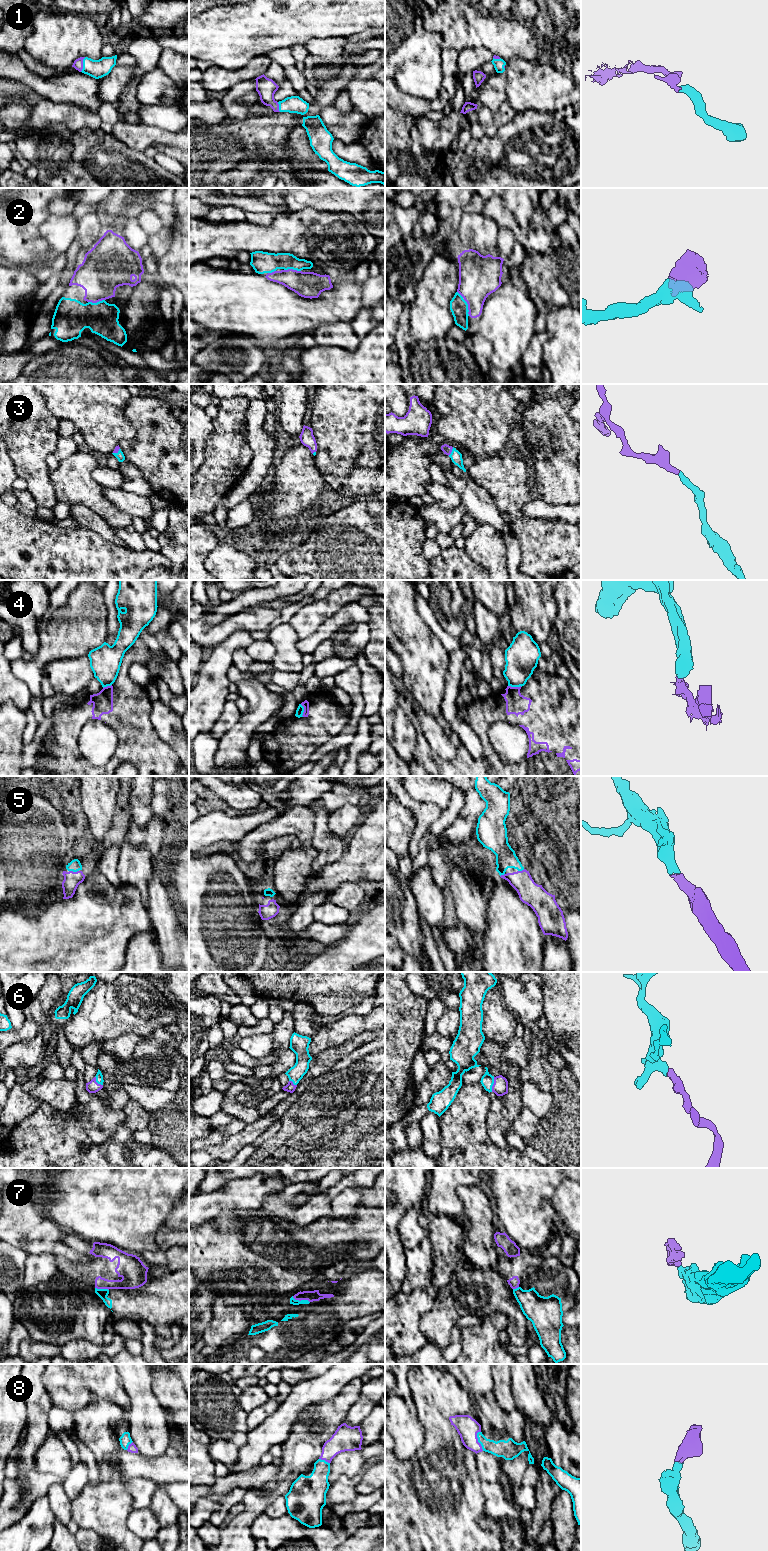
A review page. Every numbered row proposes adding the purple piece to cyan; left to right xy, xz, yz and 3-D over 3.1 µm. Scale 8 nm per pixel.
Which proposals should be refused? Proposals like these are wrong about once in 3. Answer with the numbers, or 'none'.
4, 7

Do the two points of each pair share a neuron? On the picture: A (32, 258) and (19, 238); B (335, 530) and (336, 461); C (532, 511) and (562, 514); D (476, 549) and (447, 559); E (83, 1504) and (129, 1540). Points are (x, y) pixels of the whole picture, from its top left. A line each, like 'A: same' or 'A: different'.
A: same
B: different
C: same
D: different
E: same

